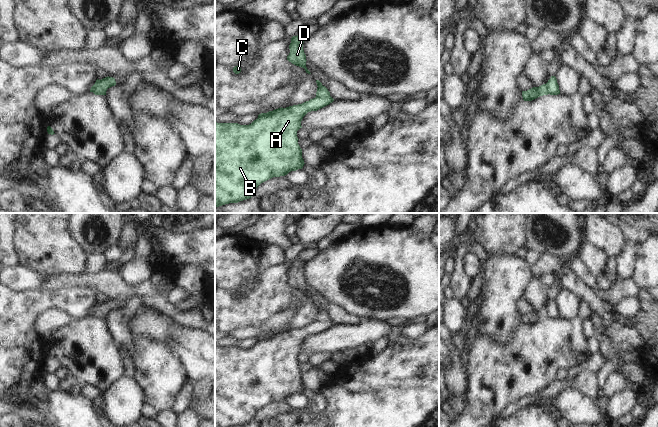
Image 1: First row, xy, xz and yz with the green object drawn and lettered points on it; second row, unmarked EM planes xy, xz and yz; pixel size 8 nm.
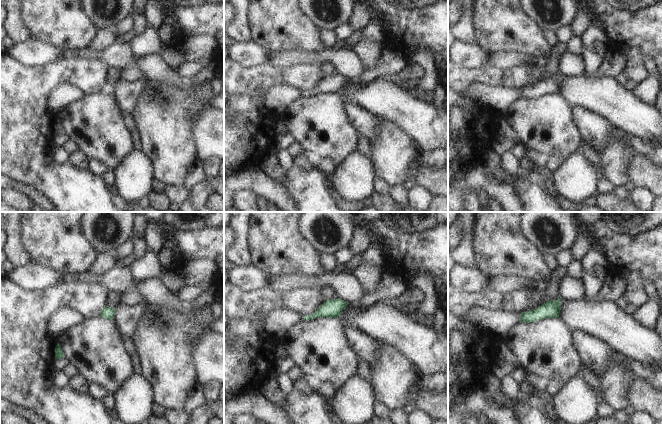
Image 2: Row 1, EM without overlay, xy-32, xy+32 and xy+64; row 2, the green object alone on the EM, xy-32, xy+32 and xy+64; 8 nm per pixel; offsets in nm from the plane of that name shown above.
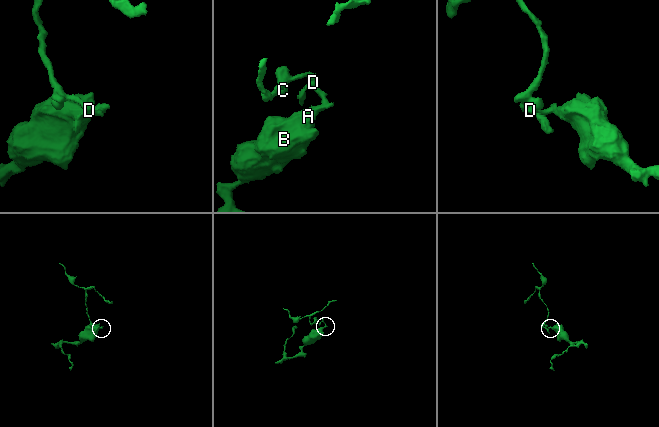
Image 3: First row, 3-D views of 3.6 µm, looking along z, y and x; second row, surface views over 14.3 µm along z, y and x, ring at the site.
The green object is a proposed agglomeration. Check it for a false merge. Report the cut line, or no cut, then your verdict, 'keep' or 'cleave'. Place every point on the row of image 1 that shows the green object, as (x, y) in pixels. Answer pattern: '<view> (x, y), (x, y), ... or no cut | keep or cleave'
xz (329, 95), (316, 97) | cleave

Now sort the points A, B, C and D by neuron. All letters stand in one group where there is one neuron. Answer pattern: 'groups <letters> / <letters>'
groups A B / C D

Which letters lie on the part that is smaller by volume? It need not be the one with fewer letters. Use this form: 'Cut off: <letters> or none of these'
Cut off: C, D

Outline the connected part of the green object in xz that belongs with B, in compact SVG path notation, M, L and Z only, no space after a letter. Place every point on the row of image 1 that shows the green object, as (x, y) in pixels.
M331 96L315 97L302 104L261 113L249 125L215 121L215 207L249 199L261 183L302 169L305 163L297 137L301 121L308 112L333 101Z

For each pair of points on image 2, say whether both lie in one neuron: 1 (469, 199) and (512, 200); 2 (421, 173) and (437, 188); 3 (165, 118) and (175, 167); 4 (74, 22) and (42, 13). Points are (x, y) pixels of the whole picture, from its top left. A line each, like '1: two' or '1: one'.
1: two
2: one
3: one
4: one

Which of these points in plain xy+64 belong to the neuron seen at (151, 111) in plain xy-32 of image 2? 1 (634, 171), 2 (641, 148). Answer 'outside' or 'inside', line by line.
1: outside
2: outside

